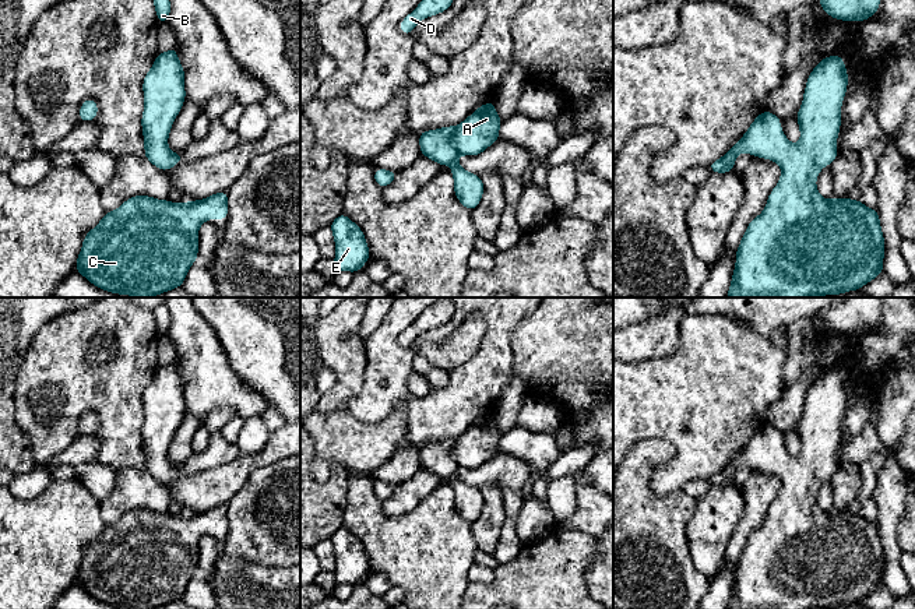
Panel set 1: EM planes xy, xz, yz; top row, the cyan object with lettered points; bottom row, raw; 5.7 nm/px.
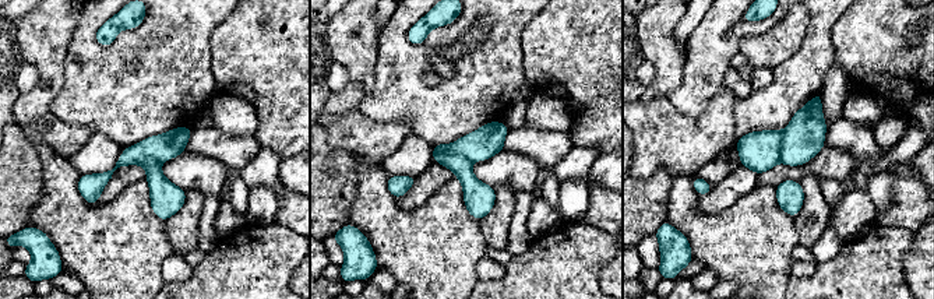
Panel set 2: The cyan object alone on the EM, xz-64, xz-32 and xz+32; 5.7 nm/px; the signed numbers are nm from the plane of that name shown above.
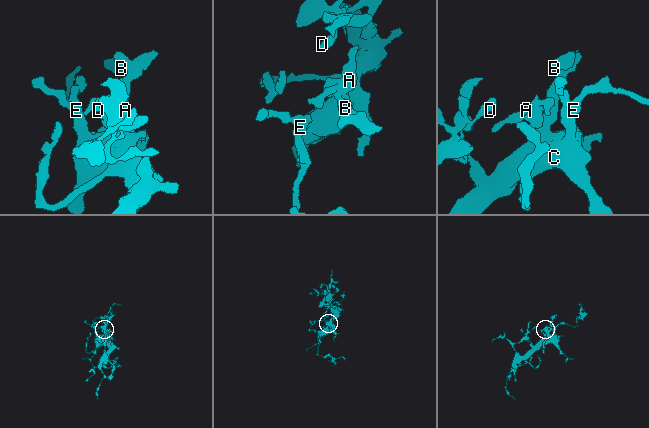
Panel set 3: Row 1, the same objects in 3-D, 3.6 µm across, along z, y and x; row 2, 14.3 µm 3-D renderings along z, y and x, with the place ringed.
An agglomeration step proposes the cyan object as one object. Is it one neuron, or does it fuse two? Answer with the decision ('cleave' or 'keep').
keep

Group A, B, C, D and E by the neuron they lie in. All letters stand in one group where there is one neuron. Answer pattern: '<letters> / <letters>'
A B C D E

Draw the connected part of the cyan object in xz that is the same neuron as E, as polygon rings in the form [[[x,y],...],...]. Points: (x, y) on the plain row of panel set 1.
[[[339,527],[330,538],[334,548],[337,567],[335,584],[358,585],[370,570],[363,543],[345,527]]]

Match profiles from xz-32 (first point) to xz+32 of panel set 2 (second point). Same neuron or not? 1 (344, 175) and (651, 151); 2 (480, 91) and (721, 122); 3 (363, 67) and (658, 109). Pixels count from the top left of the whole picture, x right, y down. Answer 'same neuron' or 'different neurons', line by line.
1: different neurons
2: different neurons
3: different neurons

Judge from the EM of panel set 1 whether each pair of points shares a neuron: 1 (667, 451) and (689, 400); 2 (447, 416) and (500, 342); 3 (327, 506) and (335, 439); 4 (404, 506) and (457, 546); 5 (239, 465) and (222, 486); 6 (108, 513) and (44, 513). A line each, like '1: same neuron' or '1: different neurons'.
1: different neurons
2: same neuron
3: different neurons
4: different neurons
5: same neuron
6: different neurons

